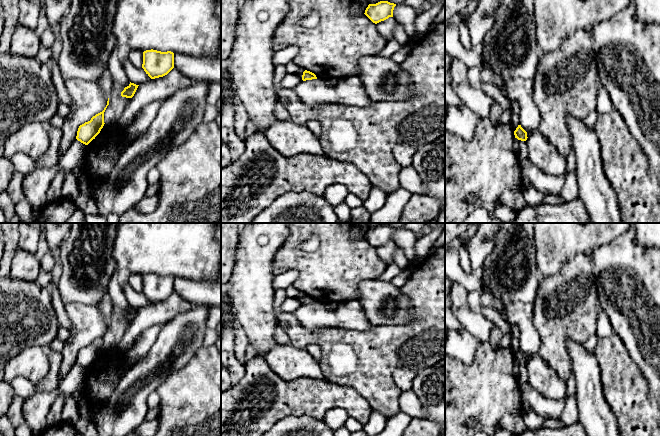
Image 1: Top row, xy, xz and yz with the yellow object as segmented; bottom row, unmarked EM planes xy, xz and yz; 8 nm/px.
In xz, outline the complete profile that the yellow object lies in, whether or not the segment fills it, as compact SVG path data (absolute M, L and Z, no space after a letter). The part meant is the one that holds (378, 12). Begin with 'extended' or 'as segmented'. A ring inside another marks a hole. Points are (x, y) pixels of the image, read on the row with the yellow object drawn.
as segmented | M380 1L376 4L369 4L365 15L375 24L393 17L393 10L396 4L388 1Z

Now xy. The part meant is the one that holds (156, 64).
as segmented | M146 50L143 52L142 68L151 79L163 77L174 68L174 53Z

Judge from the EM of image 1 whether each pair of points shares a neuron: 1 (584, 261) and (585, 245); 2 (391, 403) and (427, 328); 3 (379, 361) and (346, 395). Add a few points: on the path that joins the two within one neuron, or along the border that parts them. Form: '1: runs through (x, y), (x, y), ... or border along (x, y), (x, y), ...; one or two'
1: border along (589, 254), (576, 254), (564, 264); two
2: runs through (386, 384), (386, 369), (408, 347); one
3: border along (330, 381), (353, 387), (369, 404); two

